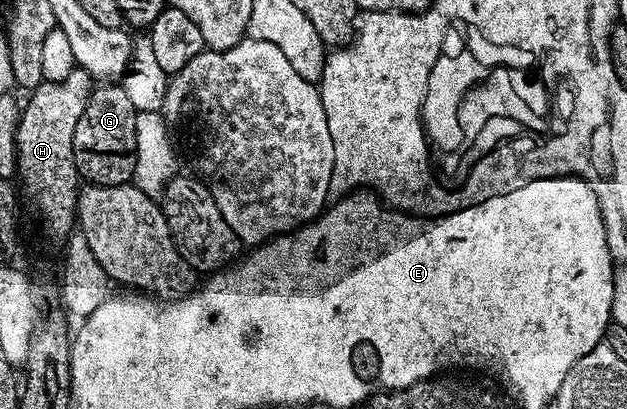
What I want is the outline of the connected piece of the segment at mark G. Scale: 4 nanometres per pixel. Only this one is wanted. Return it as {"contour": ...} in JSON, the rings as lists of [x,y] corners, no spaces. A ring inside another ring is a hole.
{"contour":[[[98,85],[93,88],[84,105],[84,113],[80,113],[80,121],[76,121],[76,133],[74,134],[74,160],[79,176],[87,184],[95,187],[111,187],[121,183],[130,183],[134,178],[136,169],[136,103],[132,100],[131,92],[122,85]],[[102,147],[110,155],[114,155],[114,175],[110,171],[98,171],[98,163],[106,159]]]}

